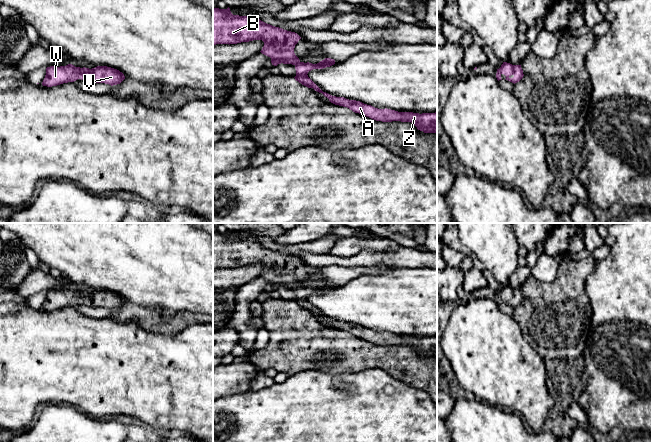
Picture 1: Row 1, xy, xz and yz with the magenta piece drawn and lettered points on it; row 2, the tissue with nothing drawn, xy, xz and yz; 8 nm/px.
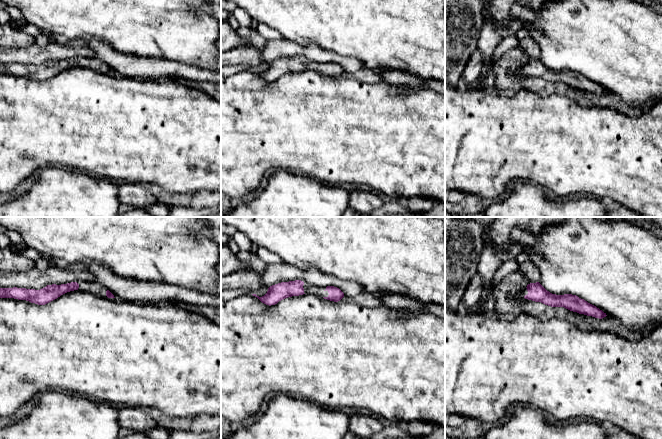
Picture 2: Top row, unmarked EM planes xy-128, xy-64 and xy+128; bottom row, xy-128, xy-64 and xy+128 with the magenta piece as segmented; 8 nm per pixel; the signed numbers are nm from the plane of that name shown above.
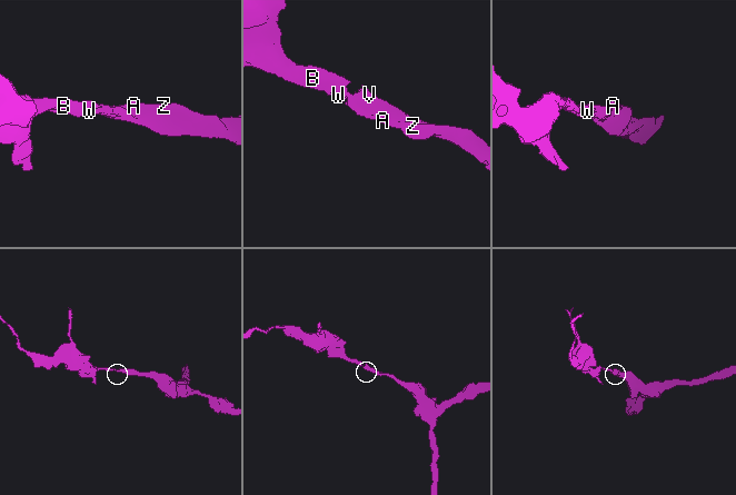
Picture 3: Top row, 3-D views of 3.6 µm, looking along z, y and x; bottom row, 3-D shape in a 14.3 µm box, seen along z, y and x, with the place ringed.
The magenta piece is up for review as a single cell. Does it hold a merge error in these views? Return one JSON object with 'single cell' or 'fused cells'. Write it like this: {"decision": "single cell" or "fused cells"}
{"decision": "single cell"}

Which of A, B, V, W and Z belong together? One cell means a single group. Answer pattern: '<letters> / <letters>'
A B V W Z

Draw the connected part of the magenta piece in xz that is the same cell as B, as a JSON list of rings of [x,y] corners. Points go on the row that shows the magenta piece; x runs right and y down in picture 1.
[[[213,8],[213,45],[237,44],[253,40],[262,40],[264,46],[260,51],[271,58],[274,66],[278,64],[292,64],[296,69],[296,81],[302,85],[313,88],[322,93],[335,105],[347,107],[355,113],[382,122],[411,122],[418,130],[424,133],[437,132],[437,112],[435,113],[413,113],[398,112],[391,109],[378,109],[360,101],[349,100],[344,97],[332,96],[323,92],[309,77],[308,72],[313,69],[323,69],[335,64],[335,60],[325,58],[317,64],[304,63],[294,53],[295,45],[301,37],[291,31],[267,24],[252,16],[233,15],[230,8]]]

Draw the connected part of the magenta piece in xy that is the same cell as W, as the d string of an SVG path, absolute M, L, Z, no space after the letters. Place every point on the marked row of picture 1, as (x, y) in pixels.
M68 64L60 67L47 67L42 85L52 87L63 83L74 82L78 79L90 83L105 83L113 86L120 84L125 79L125 76L119 70L107 66L97 66L89 69Z

